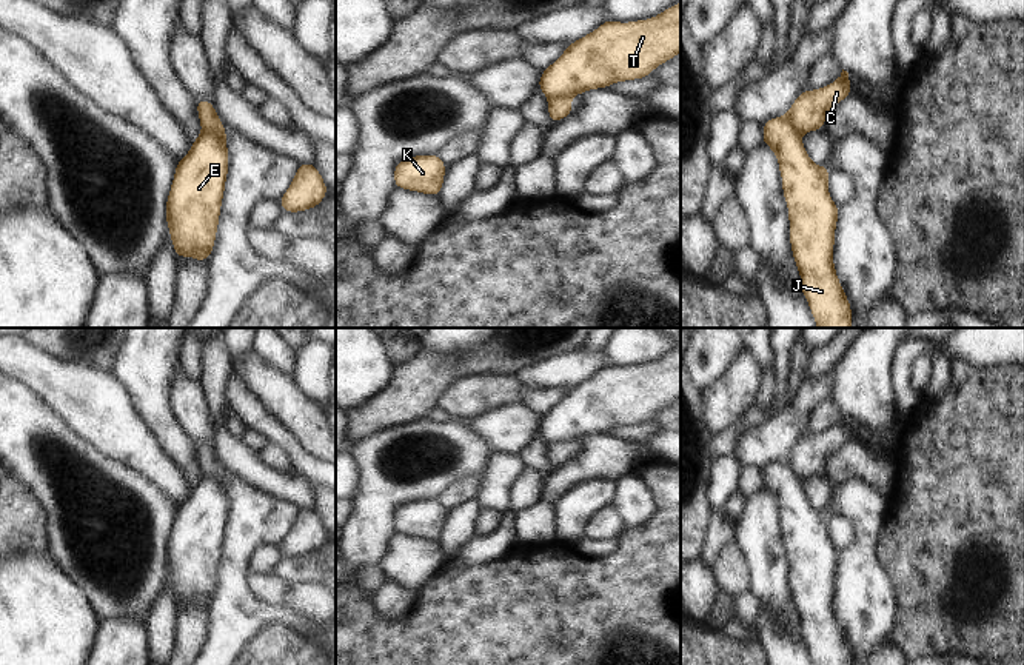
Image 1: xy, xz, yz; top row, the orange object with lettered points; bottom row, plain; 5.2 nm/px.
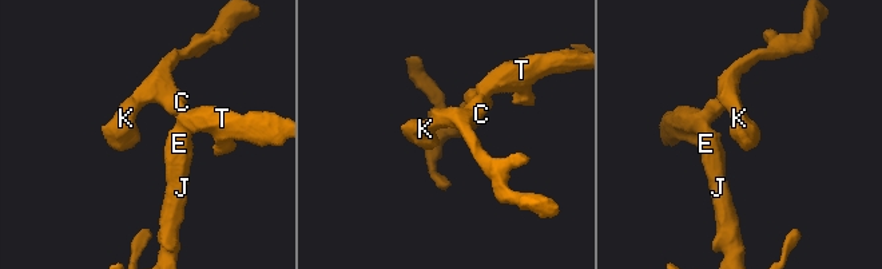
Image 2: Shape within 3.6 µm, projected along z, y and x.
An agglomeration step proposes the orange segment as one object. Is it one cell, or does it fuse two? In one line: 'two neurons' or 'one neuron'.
two neurons

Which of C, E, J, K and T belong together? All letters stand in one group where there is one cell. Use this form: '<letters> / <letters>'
C K / E J T

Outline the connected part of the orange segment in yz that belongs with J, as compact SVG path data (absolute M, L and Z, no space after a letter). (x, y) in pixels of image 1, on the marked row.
M787 114L764 122L762 143L775 151L782 175L782 192L788 206L791 252L801 274L801 291L805 296L818 328L853 328L852 306L838 280L833 265L835 228L839 208L828 194L830 168L815 165L791 126Z

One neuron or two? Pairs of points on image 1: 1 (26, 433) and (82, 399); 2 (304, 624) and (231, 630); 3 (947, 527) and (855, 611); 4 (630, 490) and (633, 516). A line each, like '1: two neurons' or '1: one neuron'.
1: two neurons
2: one neuron
3: two neurons
4: one neuron

